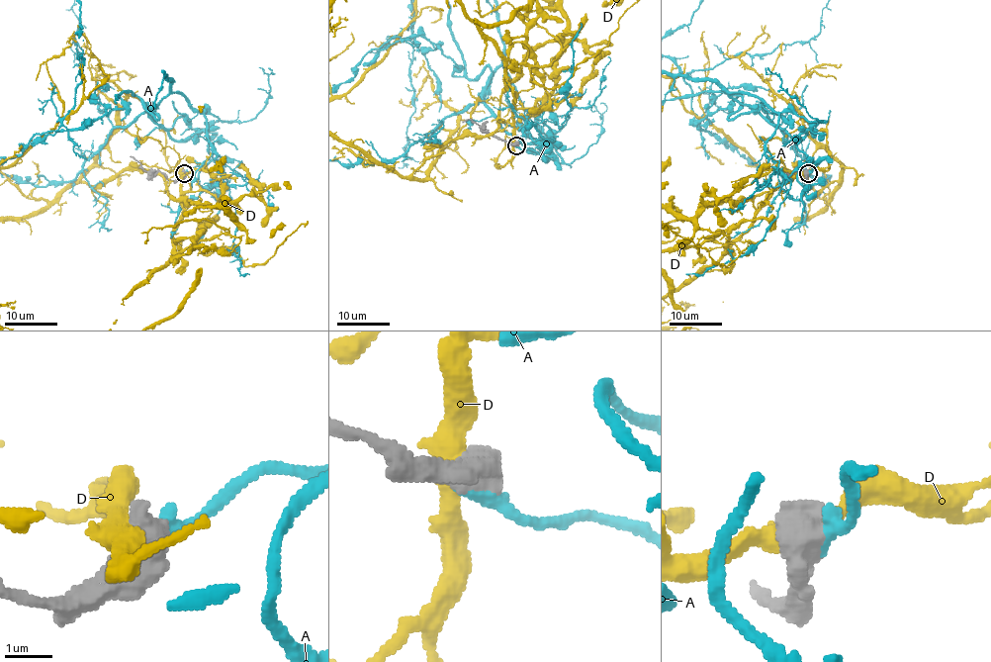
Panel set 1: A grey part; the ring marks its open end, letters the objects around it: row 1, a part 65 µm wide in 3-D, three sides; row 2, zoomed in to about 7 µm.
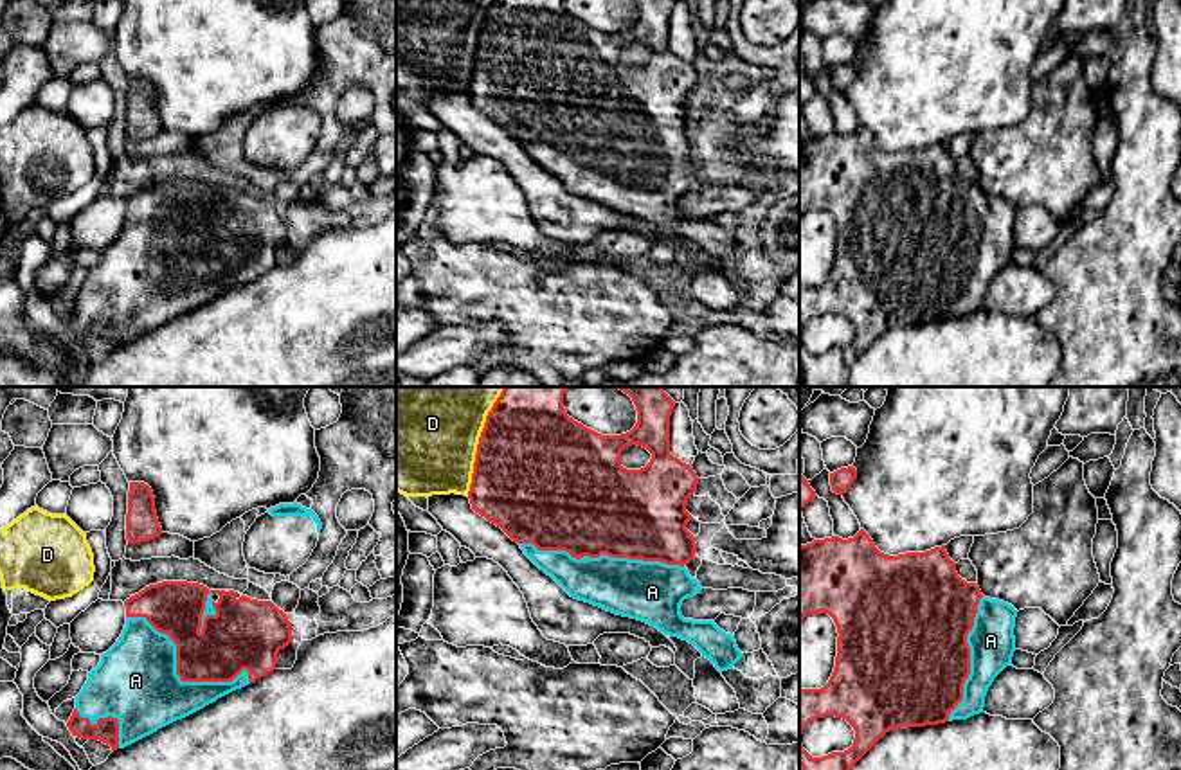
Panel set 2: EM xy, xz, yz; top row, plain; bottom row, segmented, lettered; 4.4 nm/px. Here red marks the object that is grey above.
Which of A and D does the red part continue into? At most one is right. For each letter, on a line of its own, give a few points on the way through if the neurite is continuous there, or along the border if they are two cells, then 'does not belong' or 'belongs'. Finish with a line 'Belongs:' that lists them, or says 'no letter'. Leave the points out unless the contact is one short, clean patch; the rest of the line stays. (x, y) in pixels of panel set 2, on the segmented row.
A: belongs
D: does not belong
Belongs: A

